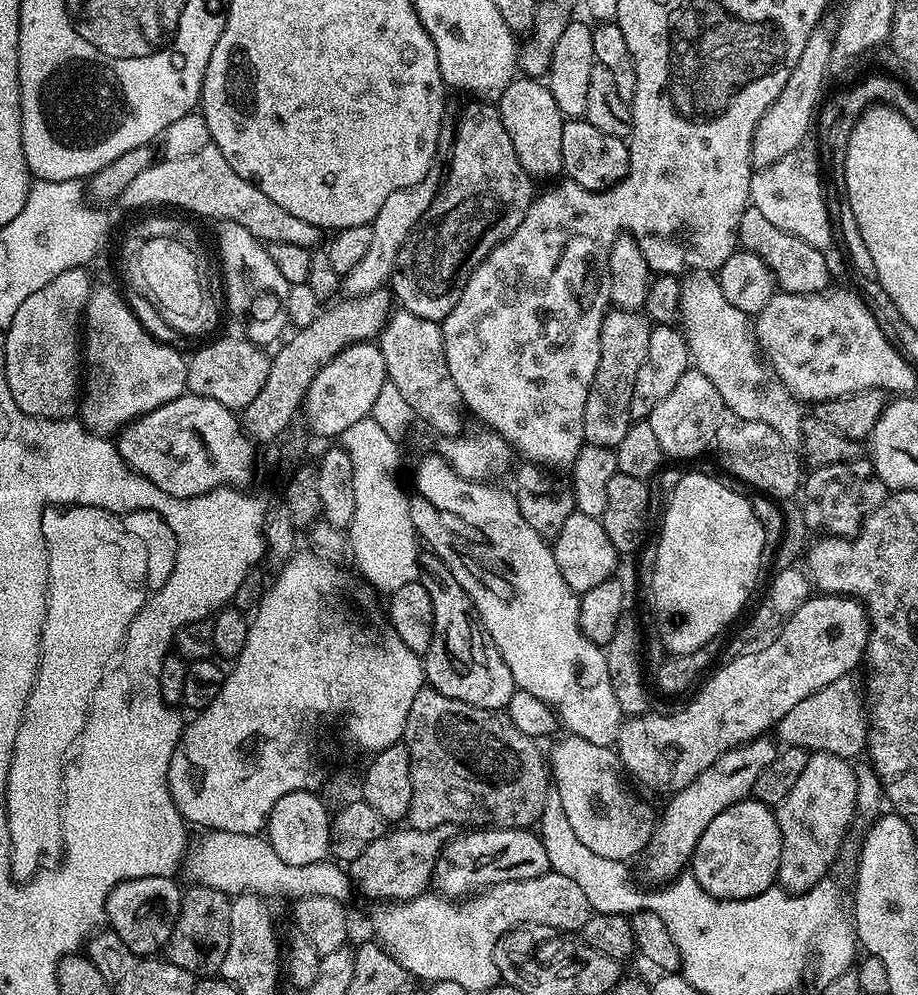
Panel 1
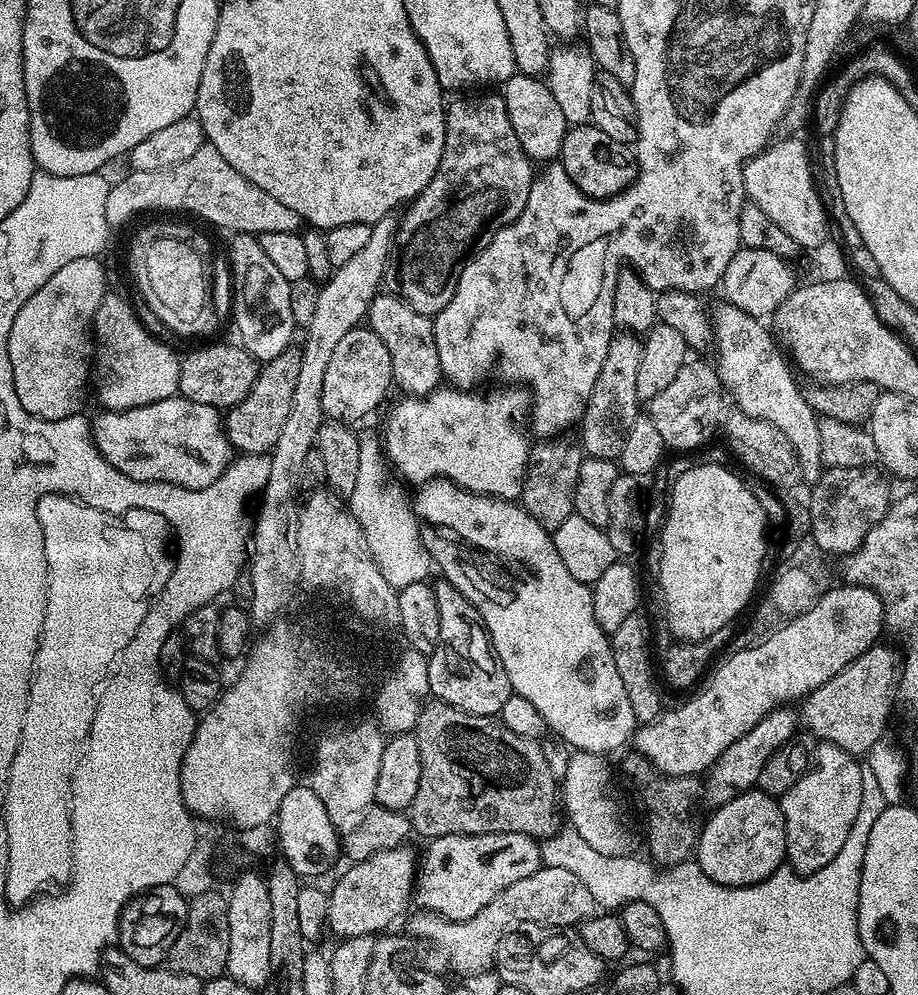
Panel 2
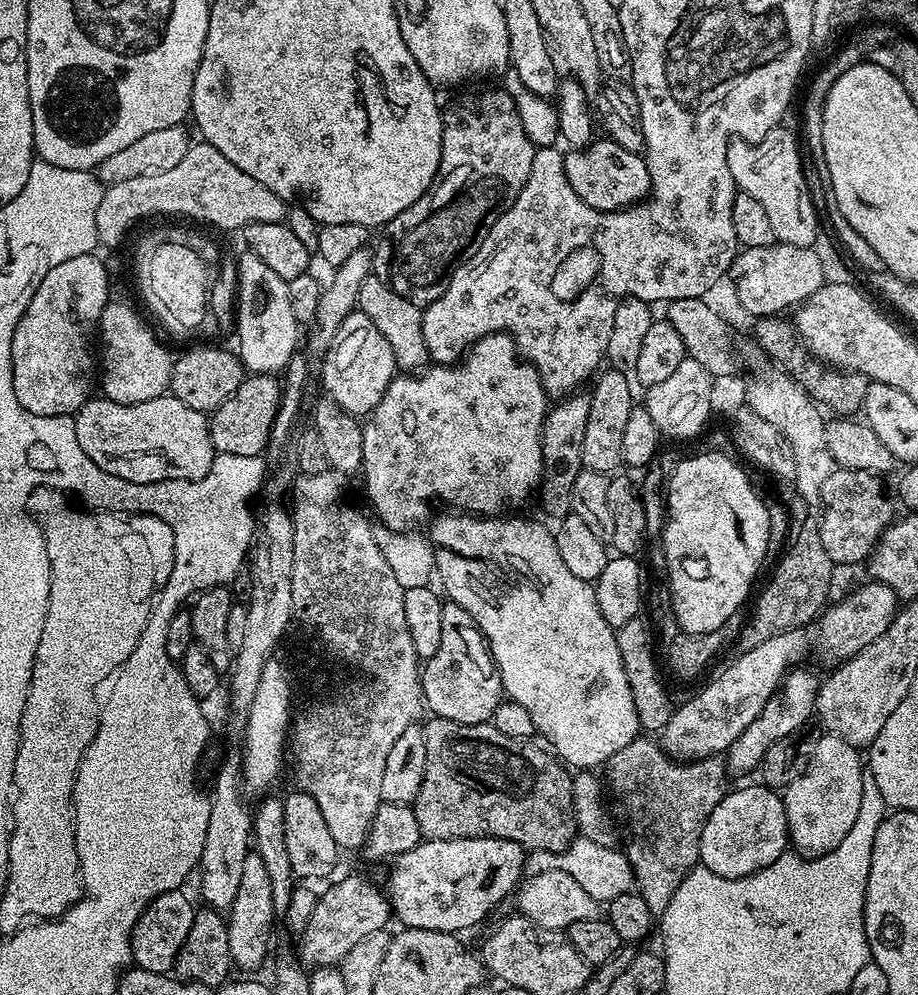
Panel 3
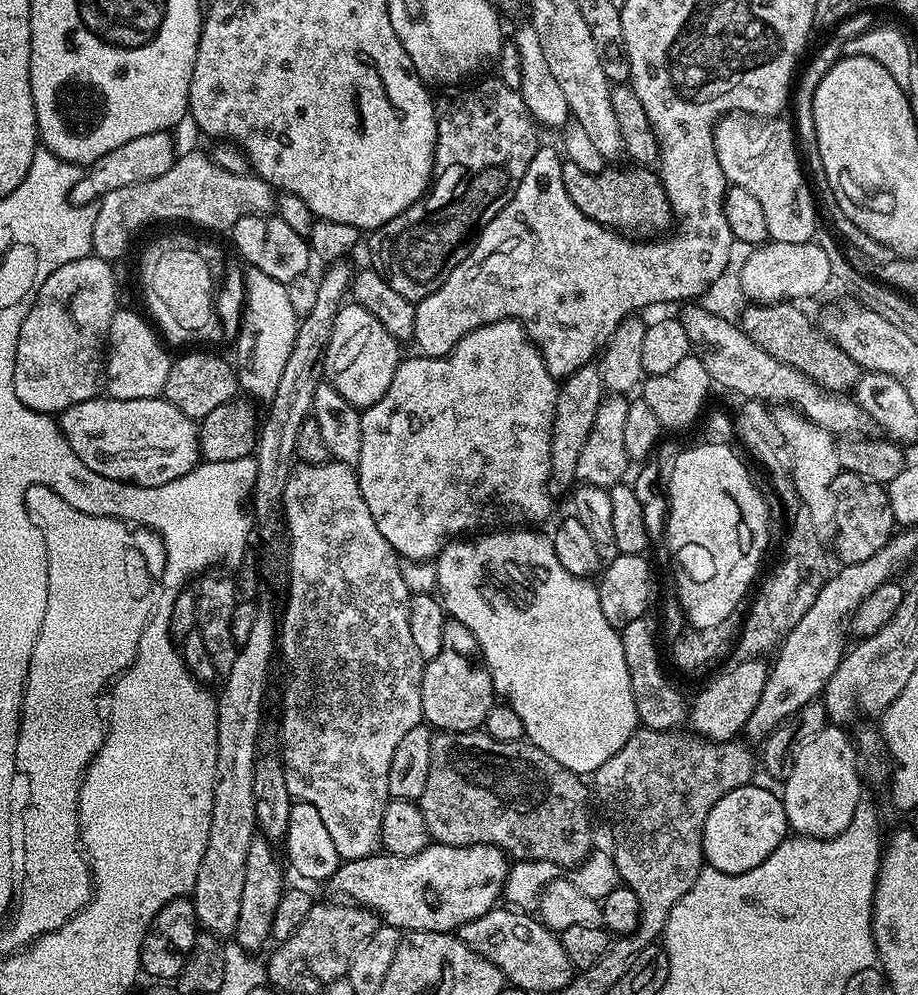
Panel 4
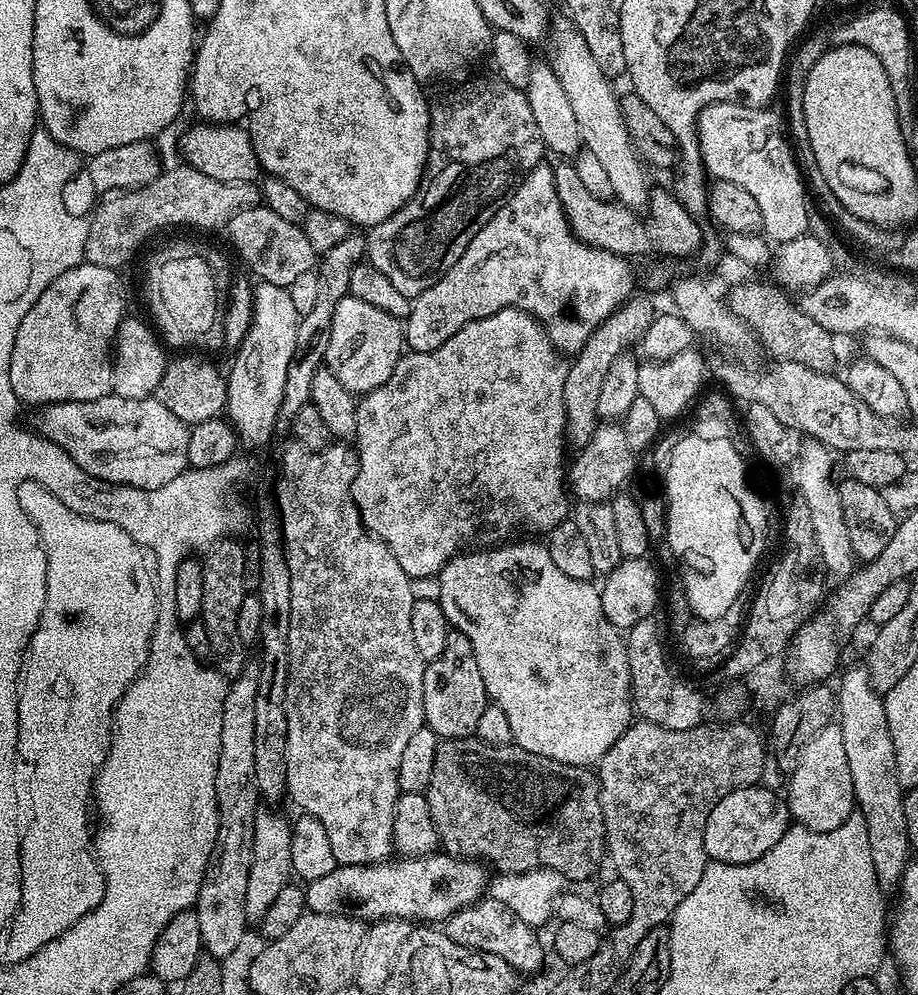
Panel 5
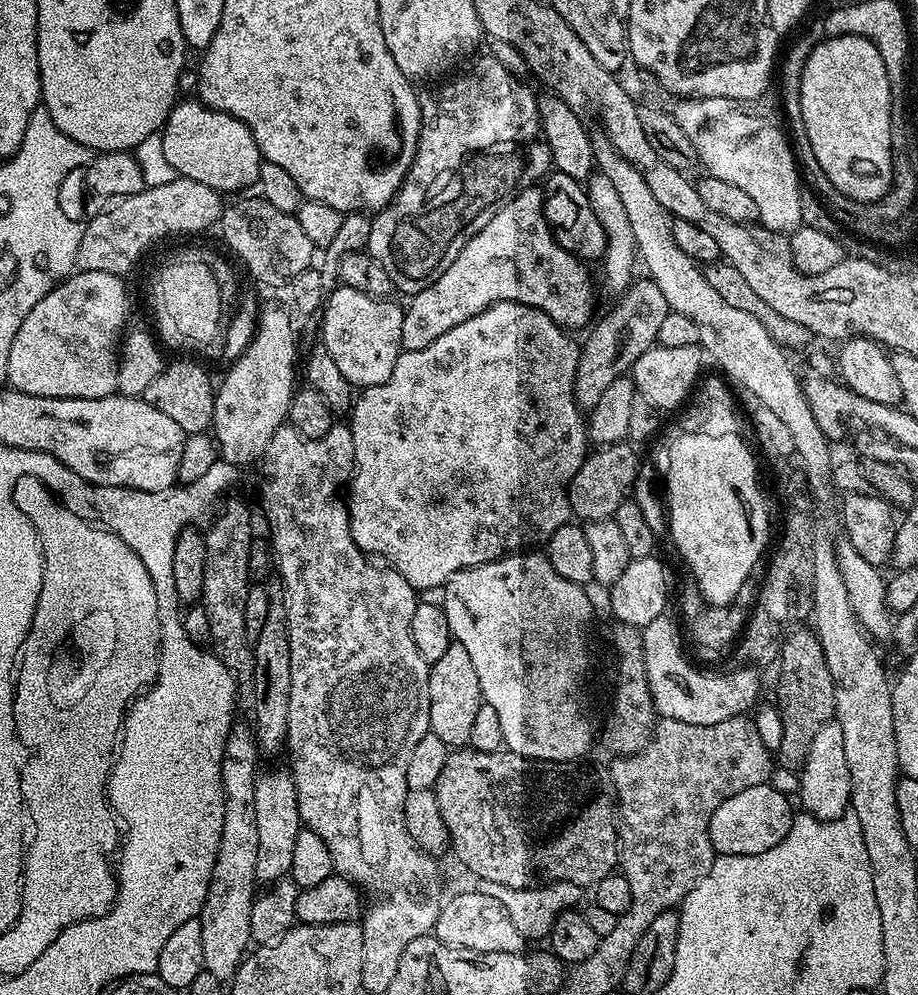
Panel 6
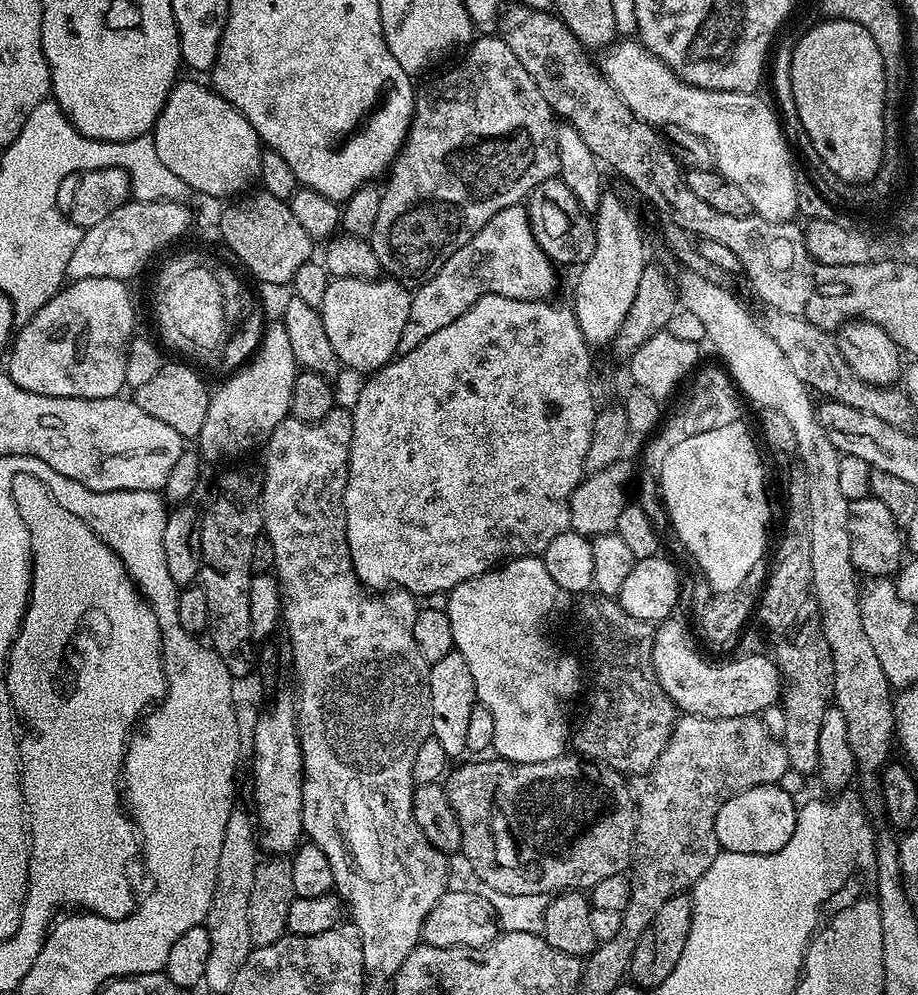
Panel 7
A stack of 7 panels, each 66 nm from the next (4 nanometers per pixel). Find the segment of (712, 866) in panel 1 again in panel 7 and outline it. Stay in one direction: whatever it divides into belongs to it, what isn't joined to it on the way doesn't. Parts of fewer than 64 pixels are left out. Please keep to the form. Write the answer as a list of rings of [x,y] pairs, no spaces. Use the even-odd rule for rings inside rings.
[[[757,784],[744,792],[734,794],[718,810],[716,837],[721,849],[738,854],[774,854],[790,842],[798,811],[794,796],[774,784]]]

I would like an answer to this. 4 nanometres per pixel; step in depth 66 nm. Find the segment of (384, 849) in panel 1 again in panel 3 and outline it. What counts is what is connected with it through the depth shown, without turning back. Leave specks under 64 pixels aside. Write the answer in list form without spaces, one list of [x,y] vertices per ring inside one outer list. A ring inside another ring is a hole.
[[[348,876],[317,895],[314,914],[298,936],[298,959],[312,970],[339,965],[346,954],[350,954],[350,949],[360,939],[366,938],[366,934],[385,931],[389,927],[388,920],[390,905],[387,895],[360,876]]]

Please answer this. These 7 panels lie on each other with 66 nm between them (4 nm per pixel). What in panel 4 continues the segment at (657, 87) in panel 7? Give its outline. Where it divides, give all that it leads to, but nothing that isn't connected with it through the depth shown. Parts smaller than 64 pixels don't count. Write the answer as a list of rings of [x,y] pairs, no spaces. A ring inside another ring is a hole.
[[[725,114],[716,121],[715,128],[712,129],[712,137],[714,138],[714,150],[718,158],[718,166],[722,168],[722,174],[729,182],[729,185],[737,184],[742,186],[742,190],[747,190],[750,194],[754,194],[754,198],[758,198],[758,206],[762,206],[762,214],[766,218],[766,230],[768,231],[768,240],[777,240],[778,242],[809,242],[815,237],[818,229],[816,223],[816,208],[818,212],[818,204],[814,199],[813,189],[810,187],[809,181],[806,179],[805,169],[802,167],[802,156],[798,151],[798,141],[794,135],[794,128],[791,123],[788,124],[784,118],[764,118],[759,121],[757,128],[752,128],[754,124],[753,117],[743,114]]]

